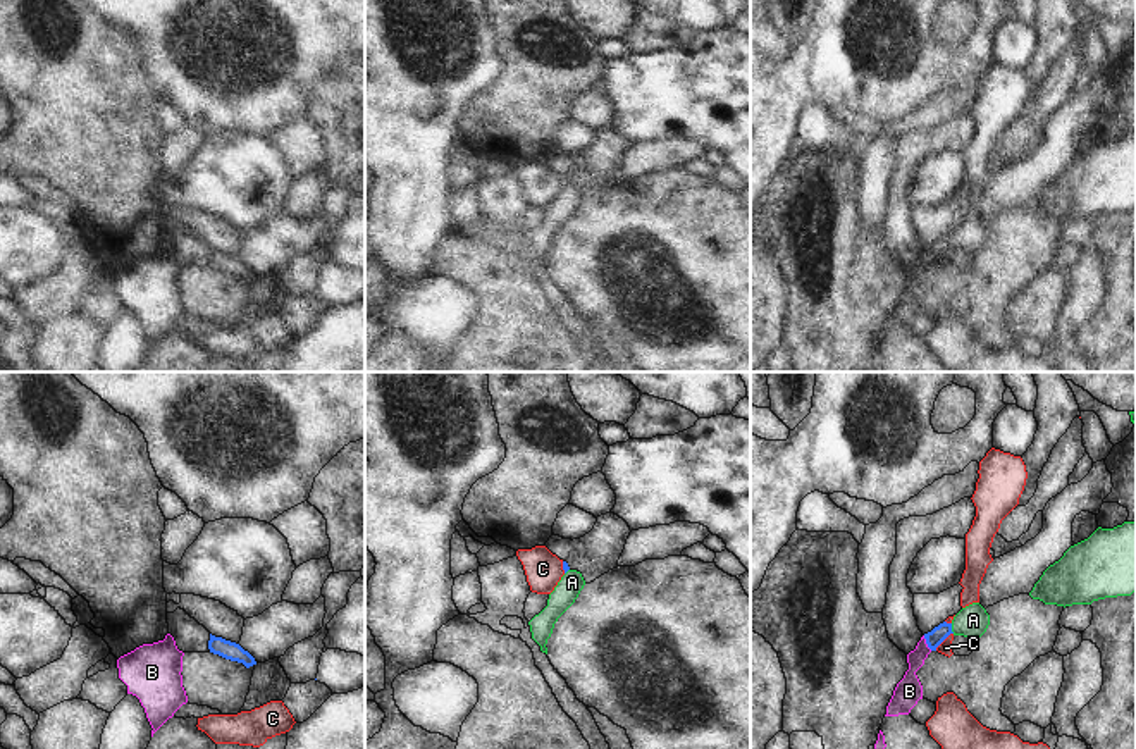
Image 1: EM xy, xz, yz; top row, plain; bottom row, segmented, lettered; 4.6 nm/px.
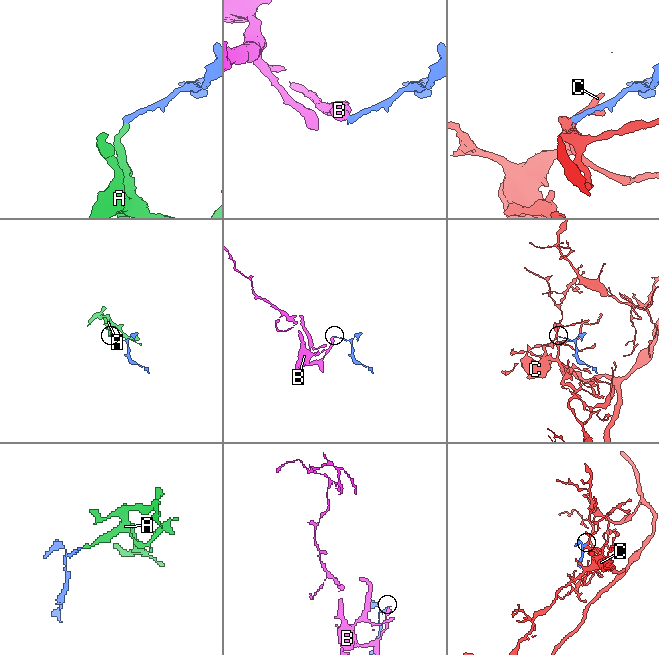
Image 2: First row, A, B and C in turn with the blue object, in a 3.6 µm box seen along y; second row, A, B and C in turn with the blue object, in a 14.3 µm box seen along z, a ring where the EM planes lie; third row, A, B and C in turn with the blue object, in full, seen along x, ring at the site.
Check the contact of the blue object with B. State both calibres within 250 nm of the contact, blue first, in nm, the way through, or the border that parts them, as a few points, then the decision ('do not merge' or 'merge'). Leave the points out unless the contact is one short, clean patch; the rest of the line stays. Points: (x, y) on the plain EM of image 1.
calibres 80 and 120 nm; border yz (923, 250), (932, 264); do not merge

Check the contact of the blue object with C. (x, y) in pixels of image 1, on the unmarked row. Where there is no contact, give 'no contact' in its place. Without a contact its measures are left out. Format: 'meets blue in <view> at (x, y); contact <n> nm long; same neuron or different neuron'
meets blue in yz at (944, 253); contact 120 nm long; different neuron

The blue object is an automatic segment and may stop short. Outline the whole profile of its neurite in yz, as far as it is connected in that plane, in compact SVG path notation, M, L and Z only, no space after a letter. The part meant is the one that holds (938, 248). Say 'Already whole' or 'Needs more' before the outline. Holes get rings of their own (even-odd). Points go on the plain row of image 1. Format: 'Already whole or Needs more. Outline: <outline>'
Needs more. Outline: M972 217L962 222L950 238L943 236L931 246L924 248L926 258L931 265L950 250L964 250L969 253L979 253L990 239L990 229L979 217Z

